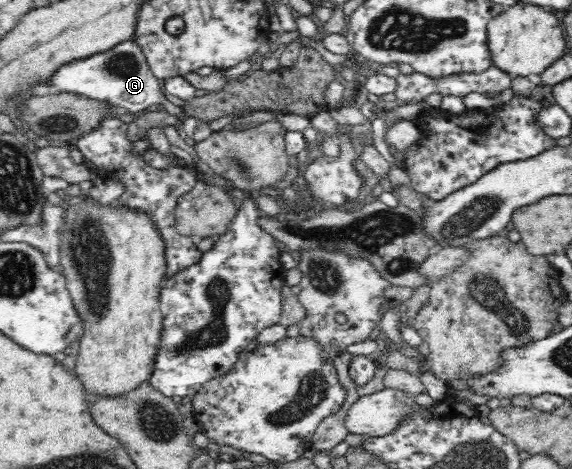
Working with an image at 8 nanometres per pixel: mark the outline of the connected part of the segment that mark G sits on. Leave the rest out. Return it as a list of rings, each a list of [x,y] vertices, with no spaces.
[[[128,40],[114,46],[104,54],[94,54],[86,60],[70,62],[54,73],[49,84],[50,93],[73,93],[82,95],[94,102],[108,103],[114,108],[125,108],[138,115],[152,109],[152,104],[166,102],[161,92],[160,80],[148,65],[142,47],[134,40]]]

